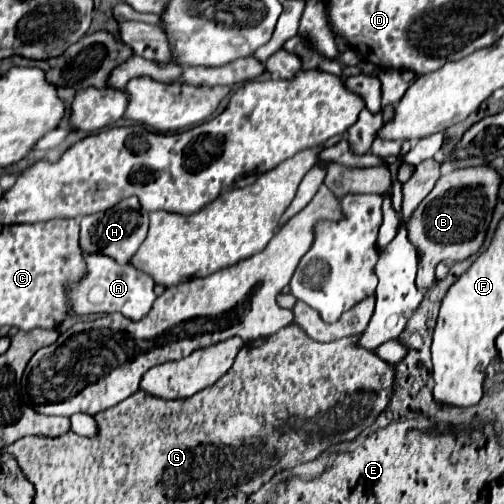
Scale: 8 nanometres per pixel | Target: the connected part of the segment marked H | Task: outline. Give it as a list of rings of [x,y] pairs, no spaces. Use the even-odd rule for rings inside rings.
[[[124,198],[106,212],[84,216],[80,222],[80,246],[90,254],[106,254],[118,264],[128,264],[132,254],[140,248],[148,232],[148,212],[144,212],[136,198]]]

